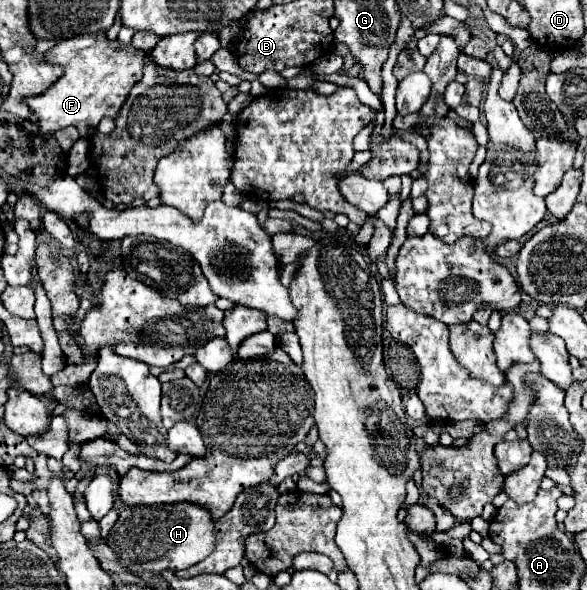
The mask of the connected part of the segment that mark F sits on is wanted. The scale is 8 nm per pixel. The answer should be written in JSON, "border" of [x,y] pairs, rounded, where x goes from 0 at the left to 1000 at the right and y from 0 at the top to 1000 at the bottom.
{"border":[[[150,54],[102,68],[89,85],[75,92],[75,98],[85,108],[102,108],[109,115],[109,129],[89,142],[78,159],[44,169],[68,224],[92,227],[95,220],[129,214],[136,231],[147,234],[174,200],[184,197],[198,203],[225,146],[242,136],[249,88],[228,81],[225,75],[187,71],[181,54]]]}

